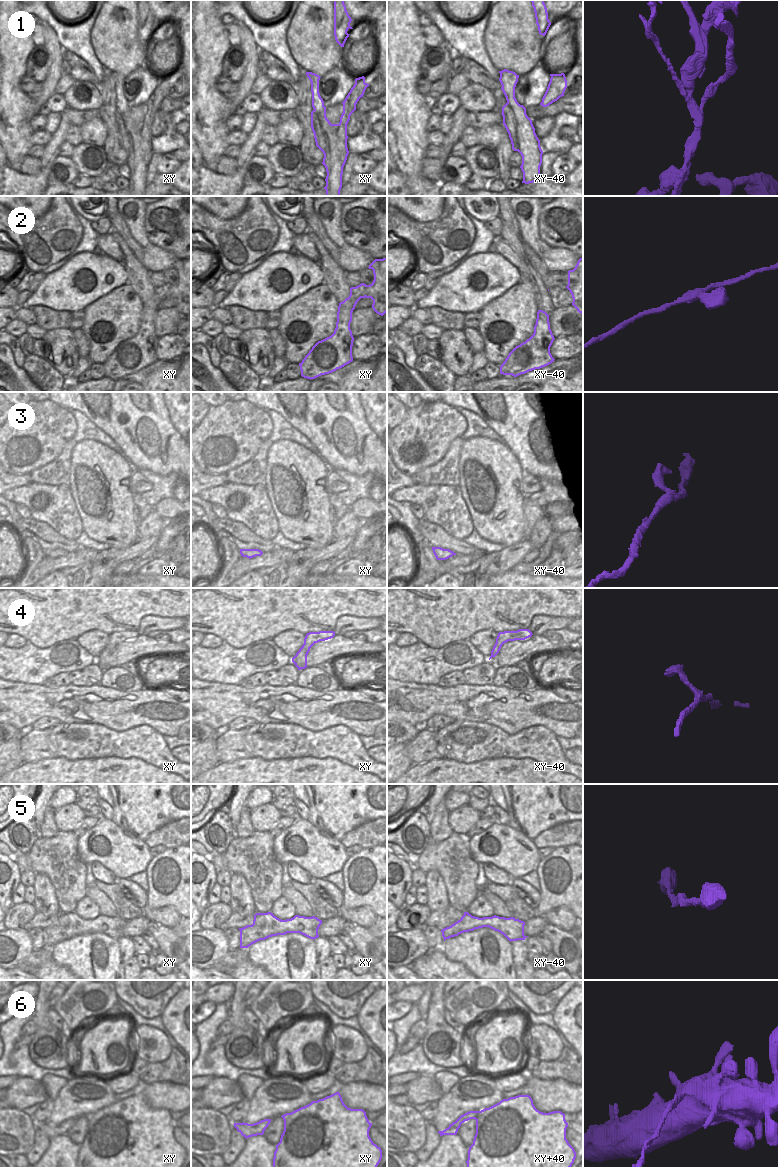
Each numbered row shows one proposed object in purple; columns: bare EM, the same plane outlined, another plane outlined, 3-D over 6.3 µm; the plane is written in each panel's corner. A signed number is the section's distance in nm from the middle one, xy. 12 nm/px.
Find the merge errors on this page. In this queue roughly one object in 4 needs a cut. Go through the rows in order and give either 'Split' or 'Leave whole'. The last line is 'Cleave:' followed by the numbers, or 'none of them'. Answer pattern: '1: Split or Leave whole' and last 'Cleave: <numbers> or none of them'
1: Split
2: Leave whole
3: Leave whole
4: Leave whole
5: Leave whole
6: Split
Cleave: 1, 6

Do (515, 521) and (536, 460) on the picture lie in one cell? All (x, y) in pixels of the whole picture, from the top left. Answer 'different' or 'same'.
different

